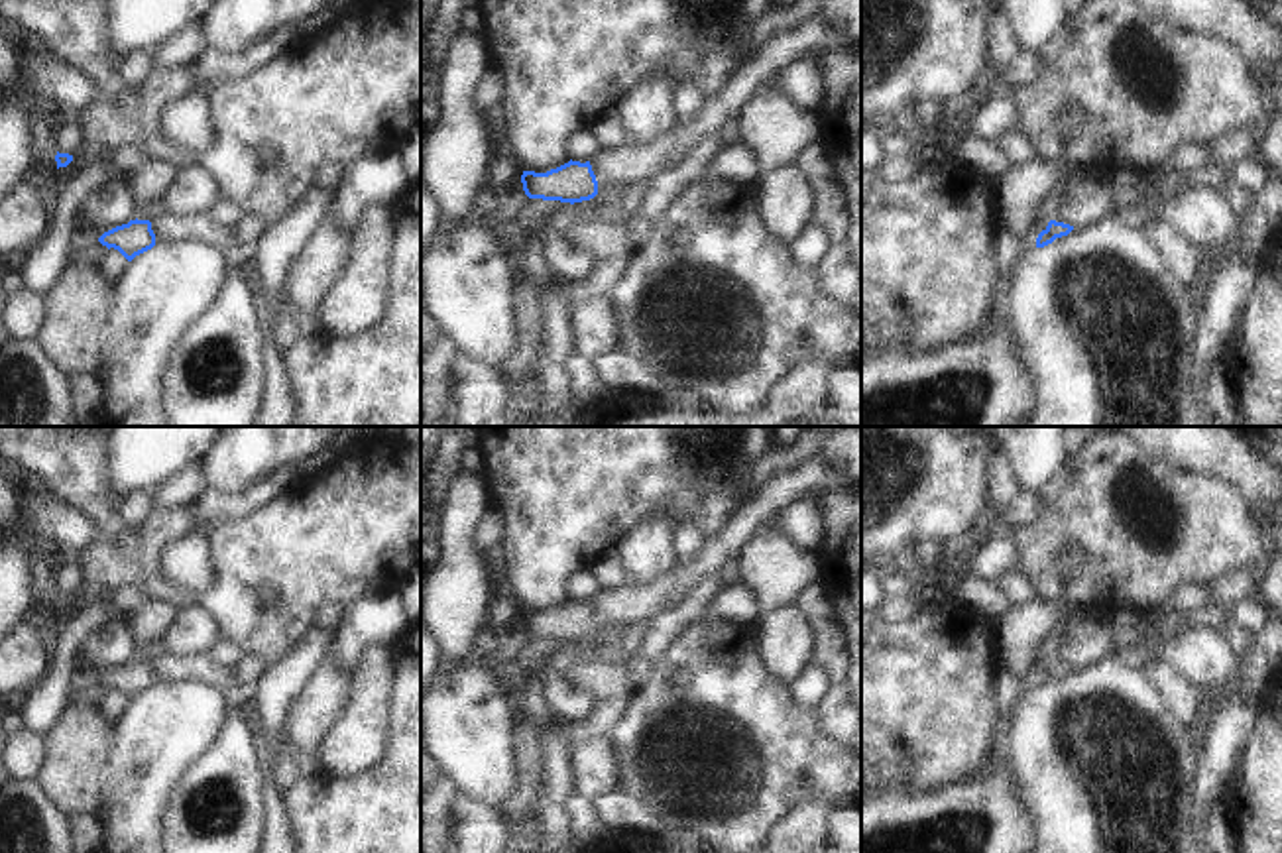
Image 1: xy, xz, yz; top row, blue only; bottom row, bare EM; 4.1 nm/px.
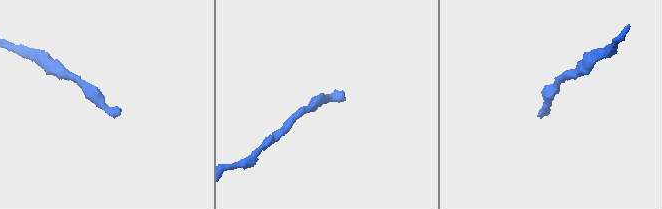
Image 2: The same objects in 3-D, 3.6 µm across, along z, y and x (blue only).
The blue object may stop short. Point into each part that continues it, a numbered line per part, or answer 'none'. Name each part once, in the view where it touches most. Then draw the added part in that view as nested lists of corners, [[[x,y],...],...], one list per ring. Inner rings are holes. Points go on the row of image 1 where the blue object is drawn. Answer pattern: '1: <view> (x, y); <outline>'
1: yz (1031, 240); [[[1040,220],[1040,222],[1036,222],[1036,224],[1032,226],[1030,234],[1028,234],[1026,240],[1024,240],[1024,248],[1026,248],[1028,252],[1036,250],[1036,238],[1038,238],[1038,234],[1040,234],[1042,230],[1046,230],[1048,222],[1050,222],[1050,220]]]

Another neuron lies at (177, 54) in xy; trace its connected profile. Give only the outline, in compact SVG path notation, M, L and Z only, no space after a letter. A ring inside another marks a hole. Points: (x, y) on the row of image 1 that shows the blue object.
M191 24L177 39L163 43L153 55L151 71L153 77L167 73L171 69L189 69L208 45L201 24Z

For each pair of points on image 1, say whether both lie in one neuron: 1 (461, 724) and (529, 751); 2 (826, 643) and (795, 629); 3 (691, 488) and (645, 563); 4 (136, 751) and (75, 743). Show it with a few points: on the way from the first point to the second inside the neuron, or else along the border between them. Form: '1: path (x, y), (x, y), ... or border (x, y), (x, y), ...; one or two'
1: border (512, 700), (518, 712), (520, 785), (516, 791); two
2: border (799, 606), (815, 635), (815, 661); two
3: border (677, 527), (667, 513), (659, 513), (628, 537); two
4: border (116, 726), (105, 795); two

